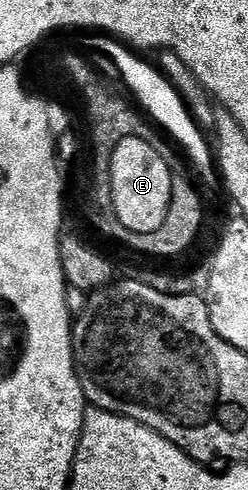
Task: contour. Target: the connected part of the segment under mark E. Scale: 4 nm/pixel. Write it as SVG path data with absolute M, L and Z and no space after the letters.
M129 137L123 138L118 141L117 147L113 149L113 154L110 157L110 172L111 172L111 185L114 192L114 206L119 221L122 222L123 228L127 228L131 233L137 234L154 234L159 228L163 228L163 220L167 220L167 212L169 211L169 205L173 203L173 179L175 177L174 171L171 169L171 163L166 158L165 154L160 154L147 140Z

